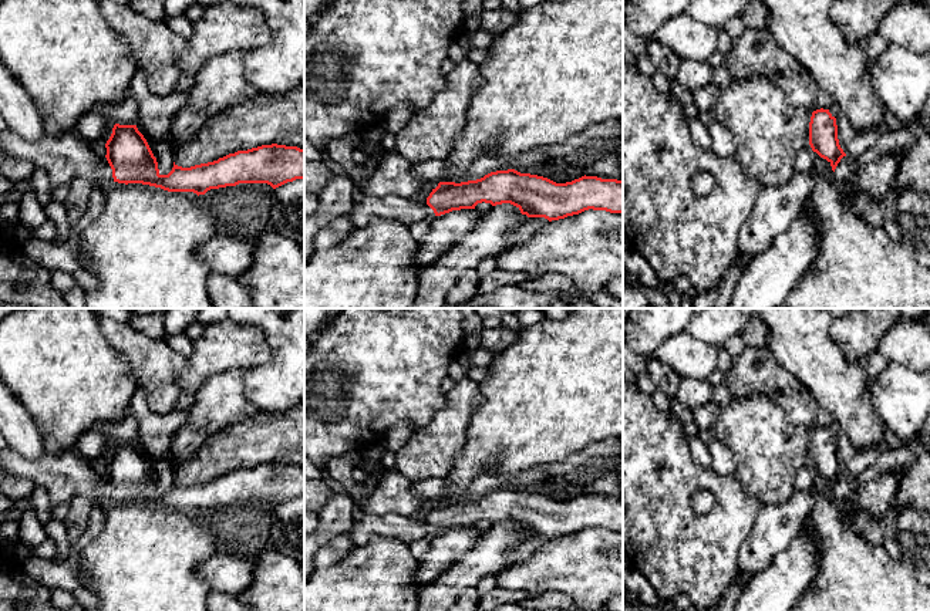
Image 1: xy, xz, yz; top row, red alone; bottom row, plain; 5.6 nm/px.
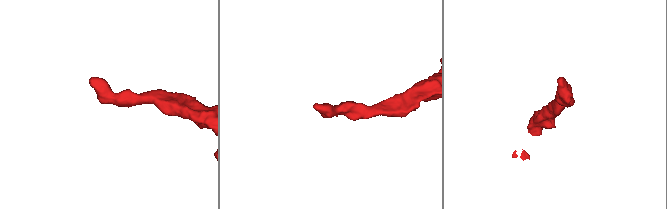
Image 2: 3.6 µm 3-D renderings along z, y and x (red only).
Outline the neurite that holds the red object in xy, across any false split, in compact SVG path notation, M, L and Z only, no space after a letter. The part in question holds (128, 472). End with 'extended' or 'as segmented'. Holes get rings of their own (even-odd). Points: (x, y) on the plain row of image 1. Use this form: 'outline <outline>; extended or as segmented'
outline M115 442L105 466L107 473L100 475L87 458L73 450L60 458L44 453L37 459L24 458L9 446L0 450L0 470L43 486L53 504L82 496L94 503L142 502L199 514L239 502L267 502L276 507L304 497L304 467L297 465L262 463L191 486L173 480L168 493L159 492L156 476L137 443Z; extended

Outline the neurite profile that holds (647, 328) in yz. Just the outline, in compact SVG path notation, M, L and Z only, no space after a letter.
M633 308L624 327L626 344L650 358L668 338L687 330L694 308Z

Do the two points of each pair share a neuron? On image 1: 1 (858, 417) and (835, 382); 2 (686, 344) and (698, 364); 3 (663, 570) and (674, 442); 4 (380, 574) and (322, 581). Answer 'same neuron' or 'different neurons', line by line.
1: same neuron
2: same neuron
3: same neuron
4: same neuron

